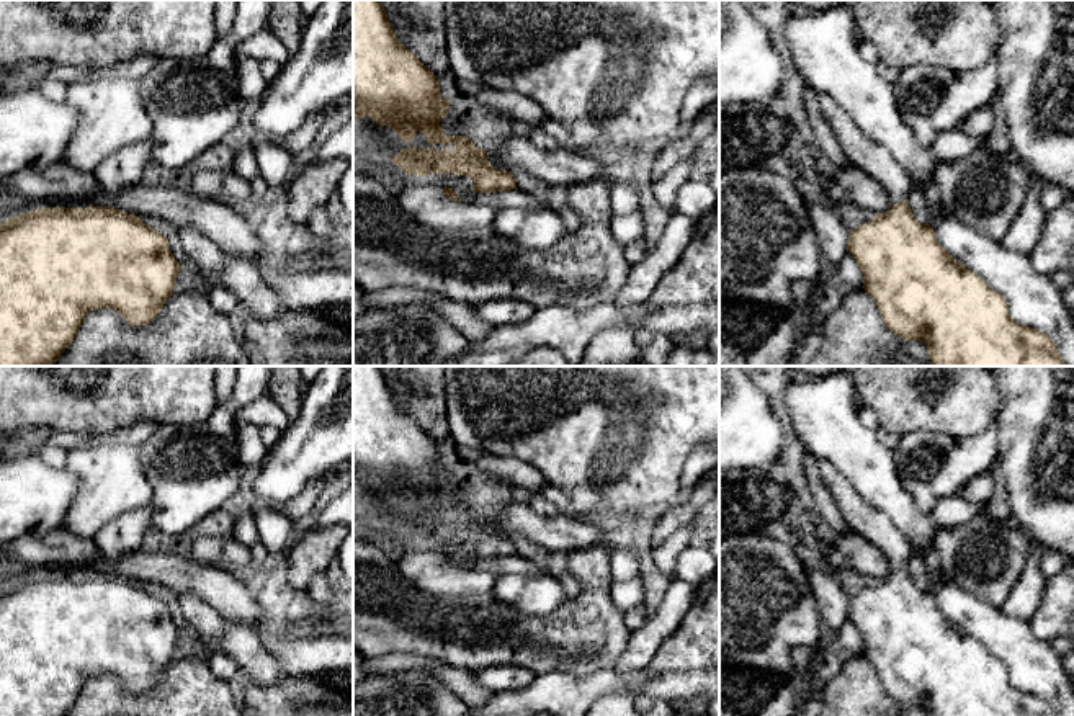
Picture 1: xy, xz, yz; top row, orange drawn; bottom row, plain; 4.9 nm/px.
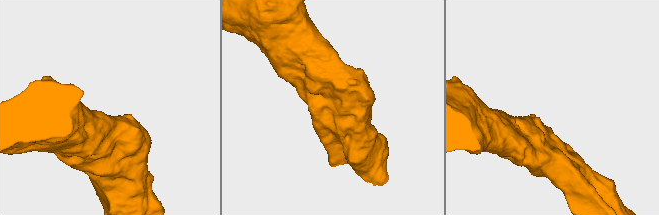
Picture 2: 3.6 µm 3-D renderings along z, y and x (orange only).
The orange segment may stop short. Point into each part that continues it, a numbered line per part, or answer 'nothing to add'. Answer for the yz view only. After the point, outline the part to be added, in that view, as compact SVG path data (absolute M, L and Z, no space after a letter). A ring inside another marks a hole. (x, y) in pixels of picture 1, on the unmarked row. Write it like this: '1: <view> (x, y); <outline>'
1: yz (873, 525); M817 458L824 486L832 494L835 505L850 530L879 548L889 569L904 569L912 556L912 546L904 533L878 508L866 503L850 482L826 459Z

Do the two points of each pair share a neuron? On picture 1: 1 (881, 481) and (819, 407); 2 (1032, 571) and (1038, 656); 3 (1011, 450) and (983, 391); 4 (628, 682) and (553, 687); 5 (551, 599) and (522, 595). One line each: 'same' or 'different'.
1: same
2: different
3: different
4: same
5: same

